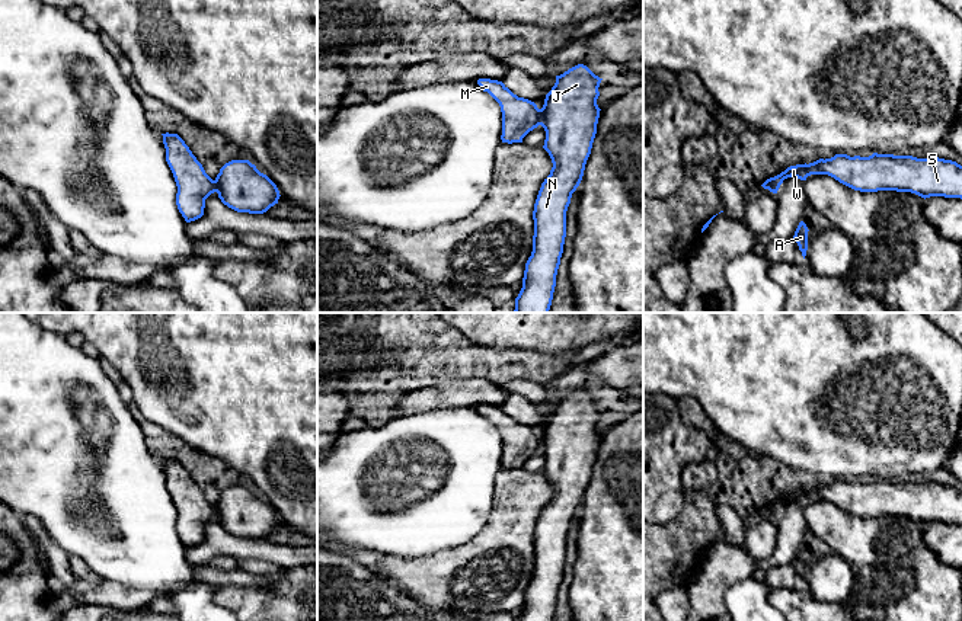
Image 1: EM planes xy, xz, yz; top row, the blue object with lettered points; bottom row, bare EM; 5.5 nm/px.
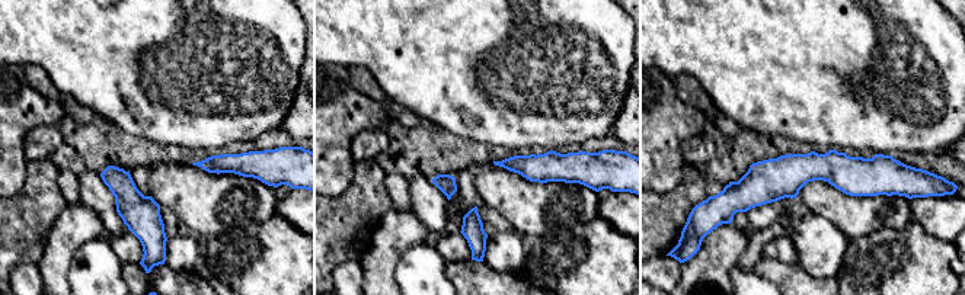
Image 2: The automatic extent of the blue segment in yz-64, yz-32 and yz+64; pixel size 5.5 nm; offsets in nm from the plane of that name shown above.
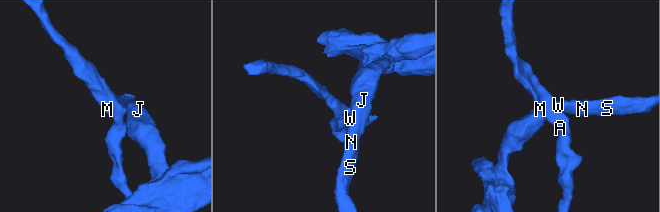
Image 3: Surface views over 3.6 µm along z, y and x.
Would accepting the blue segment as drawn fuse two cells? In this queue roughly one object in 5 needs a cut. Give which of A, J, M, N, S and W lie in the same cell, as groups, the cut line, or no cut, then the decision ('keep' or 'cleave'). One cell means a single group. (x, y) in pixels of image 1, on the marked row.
A M / J N S W; cut in xz along (540, 109), (542, 124); cleave

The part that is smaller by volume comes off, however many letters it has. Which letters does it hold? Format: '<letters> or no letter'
A, M

